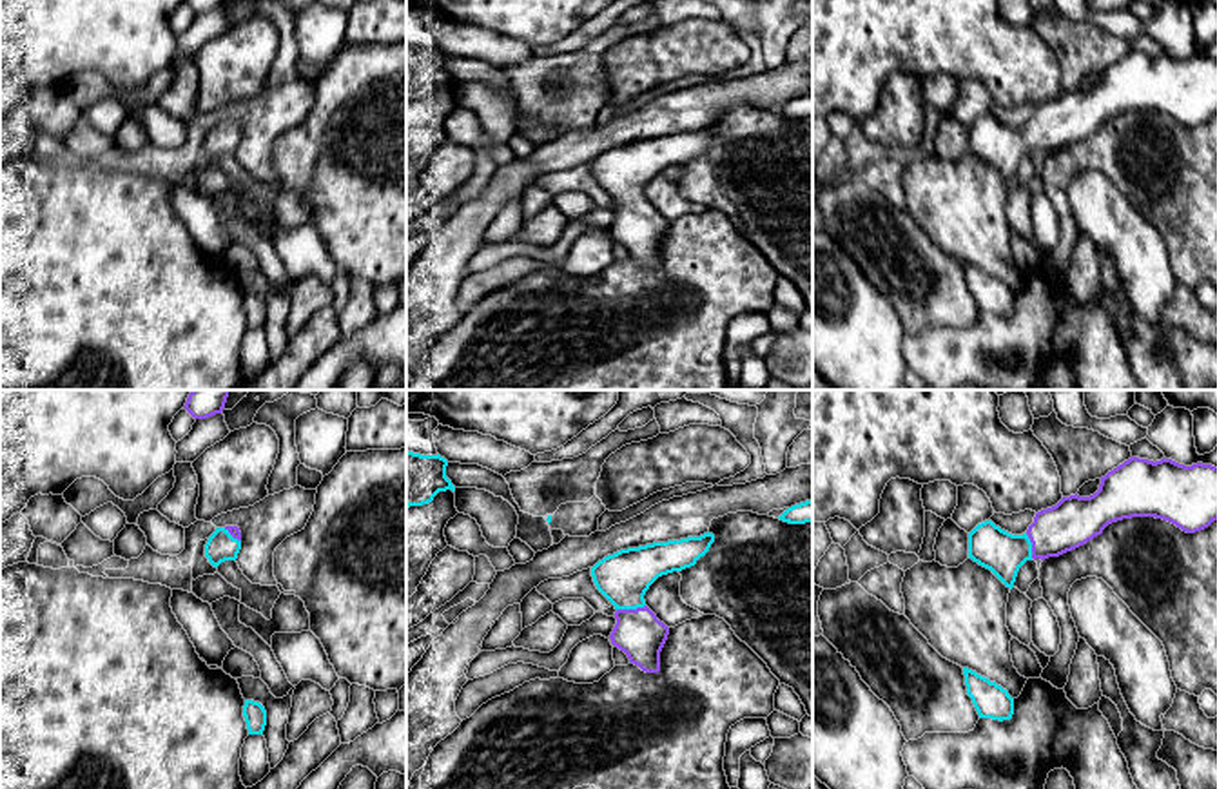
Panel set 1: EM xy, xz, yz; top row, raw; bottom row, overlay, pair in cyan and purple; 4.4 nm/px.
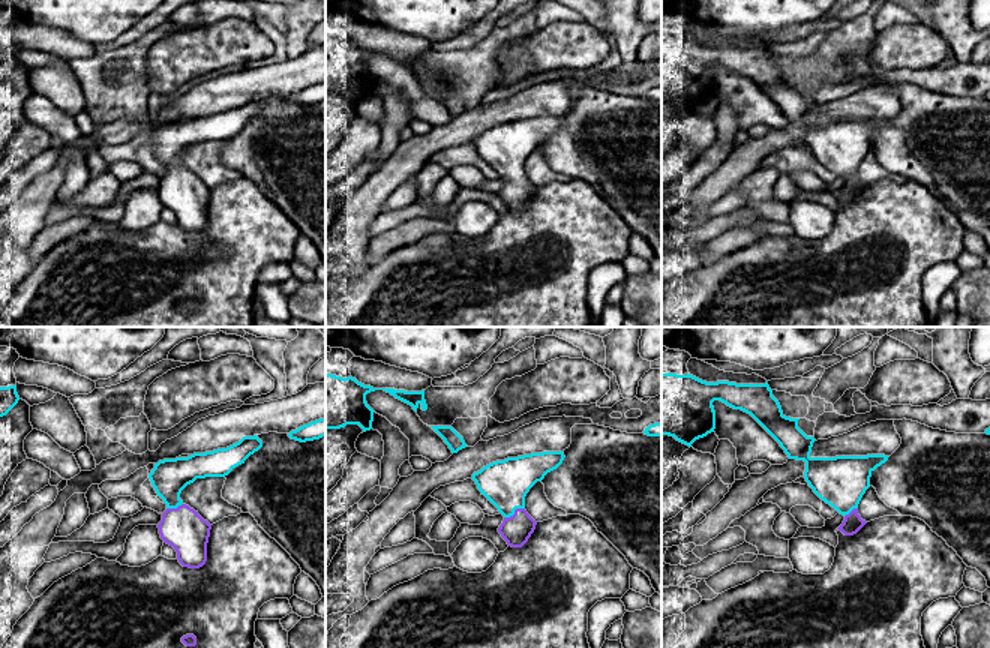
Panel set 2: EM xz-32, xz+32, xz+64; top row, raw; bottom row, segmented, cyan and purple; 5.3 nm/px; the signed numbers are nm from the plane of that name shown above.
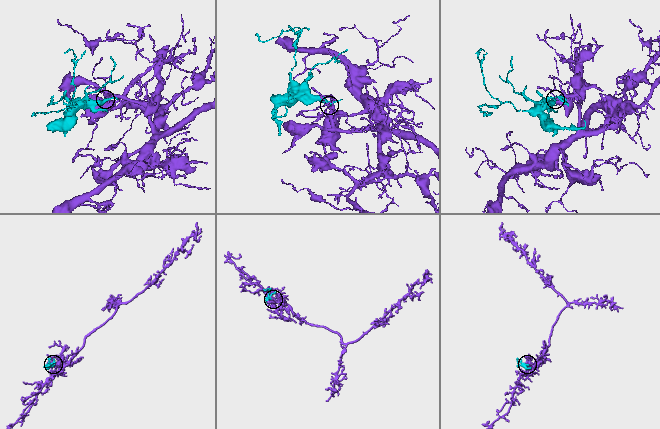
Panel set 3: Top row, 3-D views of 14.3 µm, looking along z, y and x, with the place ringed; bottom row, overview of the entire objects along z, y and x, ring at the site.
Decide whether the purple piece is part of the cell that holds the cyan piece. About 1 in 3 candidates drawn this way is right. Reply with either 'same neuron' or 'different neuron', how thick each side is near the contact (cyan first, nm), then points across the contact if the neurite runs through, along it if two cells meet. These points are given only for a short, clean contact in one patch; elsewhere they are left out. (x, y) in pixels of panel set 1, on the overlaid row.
same neuron; 240 nm thick on the cyan side, 220 nm on the other; runs through xz (624, 577), (630, 608), (639, 633)

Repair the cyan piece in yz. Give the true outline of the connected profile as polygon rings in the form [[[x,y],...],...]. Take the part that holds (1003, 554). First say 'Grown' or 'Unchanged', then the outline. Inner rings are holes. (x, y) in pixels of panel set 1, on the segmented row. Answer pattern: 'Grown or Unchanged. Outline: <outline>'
Grown. Outline: [[[1130,457],[1105,477],[1090,497],[1063,497],[1056,506],[1036,513],[1023,535],[1012,535],[992,521],[978,524],[969,533],[969,559],[990,570],[1007,588],[1014,588],[1019,568],[1027,560],[1059,557],[1072,551],[1117,521],[1155,517],[1168,521],[1186,533],[1195,533],[1217,521],[1217,468],[1212,464],[1184,466],[1172,459],[1148,461]]]

